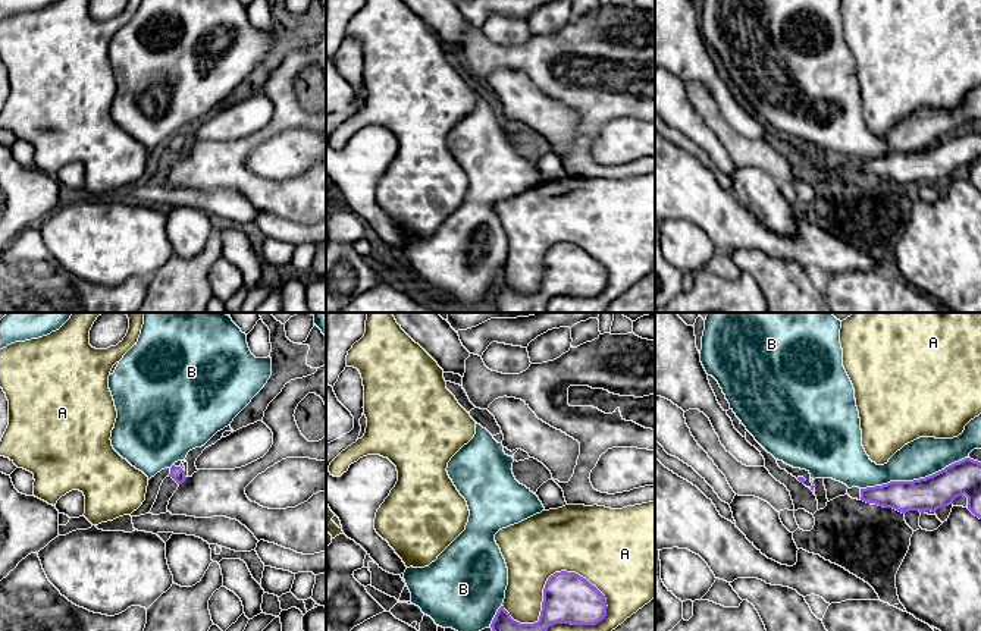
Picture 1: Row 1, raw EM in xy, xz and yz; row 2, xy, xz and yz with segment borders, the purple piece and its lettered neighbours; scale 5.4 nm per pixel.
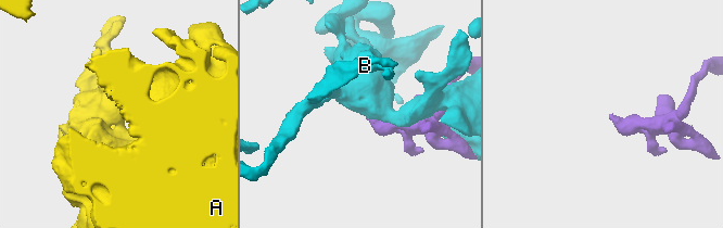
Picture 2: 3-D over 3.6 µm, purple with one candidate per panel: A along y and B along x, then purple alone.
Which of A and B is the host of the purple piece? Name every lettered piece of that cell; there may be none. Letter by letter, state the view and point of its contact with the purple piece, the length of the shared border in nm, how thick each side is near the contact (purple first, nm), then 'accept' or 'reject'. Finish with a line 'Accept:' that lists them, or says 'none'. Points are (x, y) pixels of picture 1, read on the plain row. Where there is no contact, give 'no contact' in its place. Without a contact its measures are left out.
A: meets purple in xz at (545, 256); contact 600 nm long; 280 nm thick on the purple side, 340 nm on the other; reject
B: meets purple in yz at (914, 151); contact 600 nm long; 190 nm thick on the purple side, 220 nm on the other; reject
Accept: none

